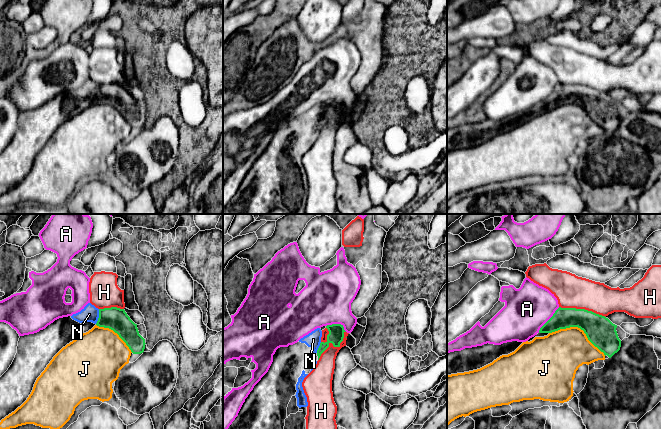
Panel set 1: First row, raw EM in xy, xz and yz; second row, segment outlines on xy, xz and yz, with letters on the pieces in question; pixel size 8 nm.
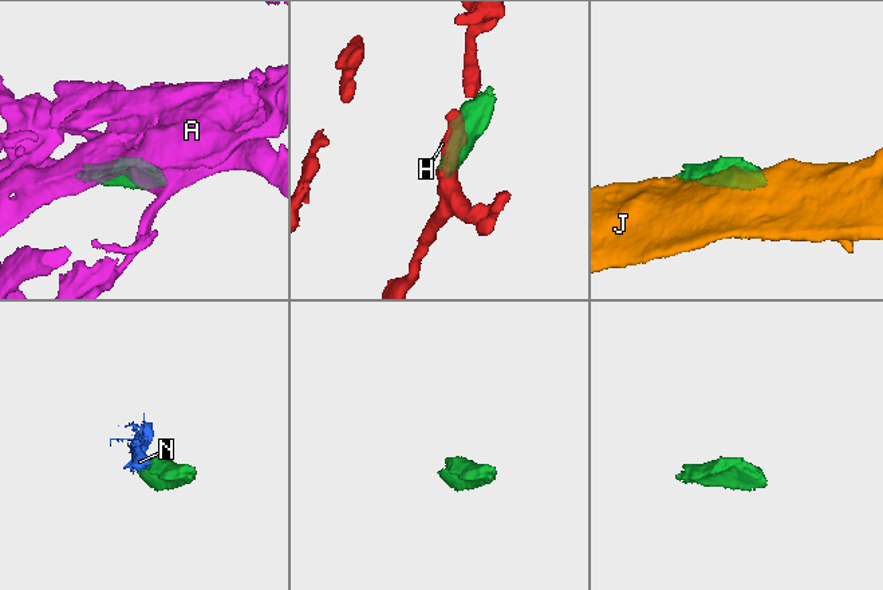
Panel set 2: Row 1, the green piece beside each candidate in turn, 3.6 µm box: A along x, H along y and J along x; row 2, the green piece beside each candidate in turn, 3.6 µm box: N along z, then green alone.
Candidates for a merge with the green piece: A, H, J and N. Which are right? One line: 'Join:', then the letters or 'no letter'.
Join: N

